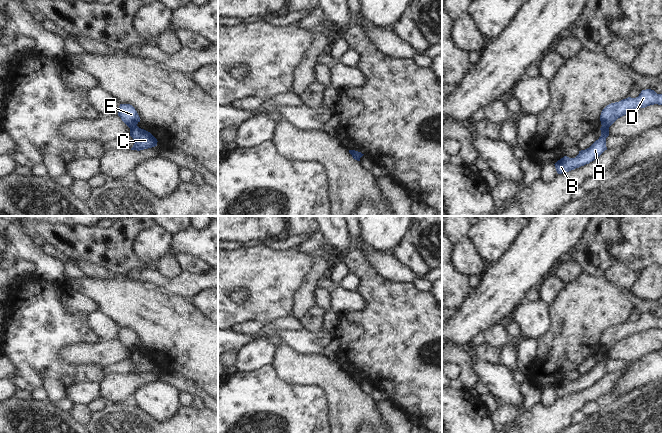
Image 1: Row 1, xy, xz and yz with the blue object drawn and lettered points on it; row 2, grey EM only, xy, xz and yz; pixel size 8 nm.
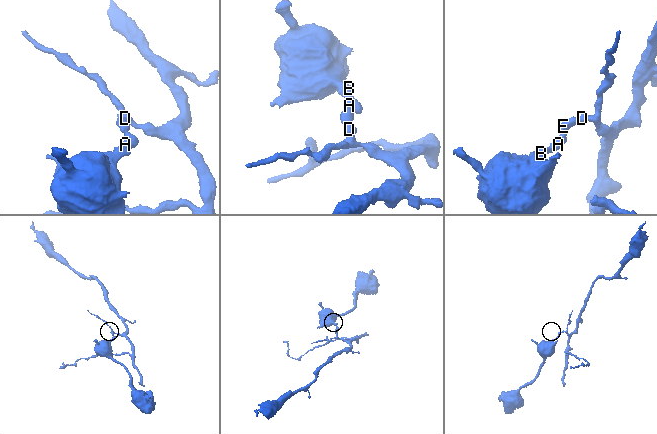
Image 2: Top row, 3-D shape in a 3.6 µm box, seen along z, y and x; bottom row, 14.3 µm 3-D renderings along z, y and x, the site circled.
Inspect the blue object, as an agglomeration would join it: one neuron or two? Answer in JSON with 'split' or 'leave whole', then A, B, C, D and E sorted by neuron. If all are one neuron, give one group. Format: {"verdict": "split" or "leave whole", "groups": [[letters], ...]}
{"verdict": "split", "groups": [["A", "B", "C"], ["D", "E"]]}

